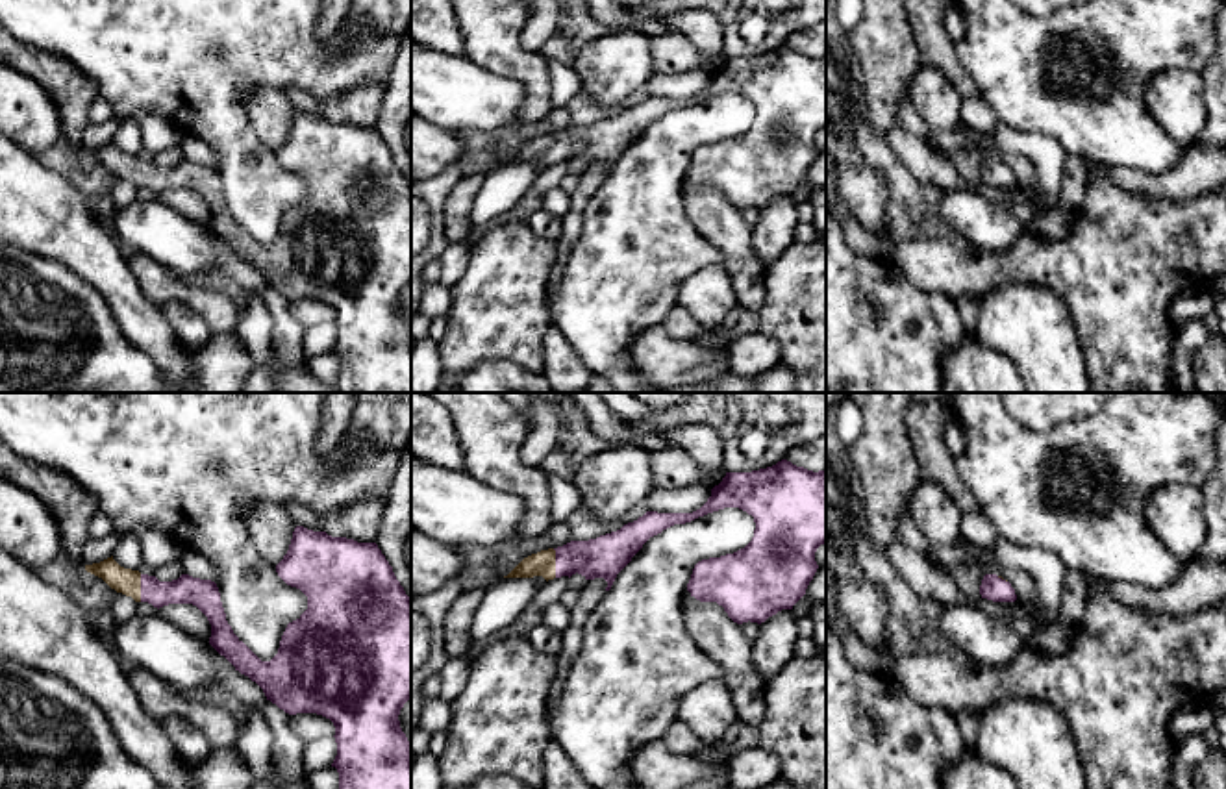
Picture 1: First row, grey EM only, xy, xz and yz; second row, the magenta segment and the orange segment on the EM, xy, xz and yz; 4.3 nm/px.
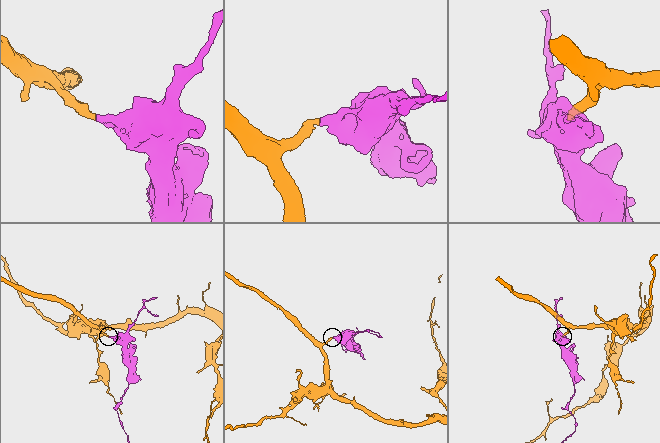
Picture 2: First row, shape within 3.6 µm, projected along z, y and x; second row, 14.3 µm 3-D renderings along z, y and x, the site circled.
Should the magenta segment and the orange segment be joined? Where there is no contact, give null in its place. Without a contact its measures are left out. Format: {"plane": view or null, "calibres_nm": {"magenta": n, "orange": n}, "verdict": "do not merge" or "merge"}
{"plane": "xz", "calibres_nm": {"magenta": 180, "orange": 110}, "verdict": "merge"}

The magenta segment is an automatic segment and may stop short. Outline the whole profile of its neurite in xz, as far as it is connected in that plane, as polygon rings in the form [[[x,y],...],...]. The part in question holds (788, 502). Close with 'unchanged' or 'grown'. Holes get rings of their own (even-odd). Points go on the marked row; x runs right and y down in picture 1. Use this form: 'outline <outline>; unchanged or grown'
outline [[[787,459],[752,472],[726,472],[722,482],[711,489],[707,502],[693,513],[646,511],[617,532],[532,554],[504,578],[543,576],[548,582],[561,576],[570,578],[578,572],[585,580],[604,578],[607,582],[606,591],[609,591],[617,574],[650,537],[674,524],[685,524],[724,507],[739,507],[752,515],[756,522],[754,537],[733,554],[698,561],[687,583],[691,596],[700,602],[717,602],[737,624],[748,620],[761,624],[782,609],[793,609],[819,569],[817,548],[826,545],[826,469],[813,472]]]; grown

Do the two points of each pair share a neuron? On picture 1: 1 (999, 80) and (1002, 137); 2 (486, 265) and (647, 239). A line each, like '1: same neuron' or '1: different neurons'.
1: different neurons
2: different neurons

